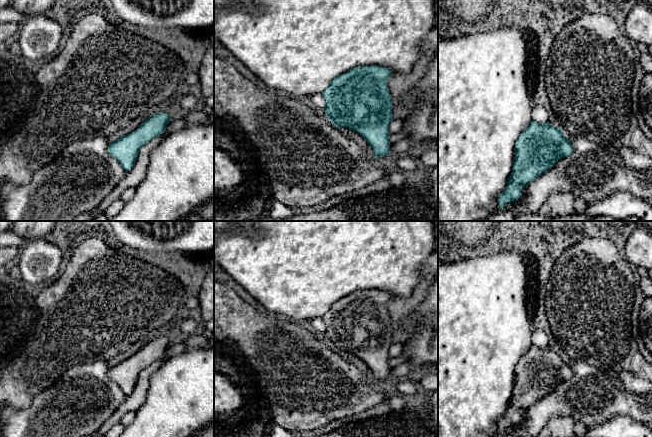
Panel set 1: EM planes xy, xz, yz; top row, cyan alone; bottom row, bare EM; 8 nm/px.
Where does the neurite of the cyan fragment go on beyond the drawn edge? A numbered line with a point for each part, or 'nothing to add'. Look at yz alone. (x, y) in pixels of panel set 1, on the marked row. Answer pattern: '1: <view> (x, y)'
nothing to add

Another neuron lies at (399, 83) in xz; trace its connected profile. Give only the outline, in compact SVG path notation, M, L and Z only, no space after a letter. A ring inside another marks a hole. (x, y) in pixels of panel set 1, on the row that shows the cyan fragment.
M438 26L434 27L423 39L421 57L409 73L391 72L387 81L392 100L393 119L405 119L409 108L401 101L401 96L415 87L425 76L428 66L438 52Z

